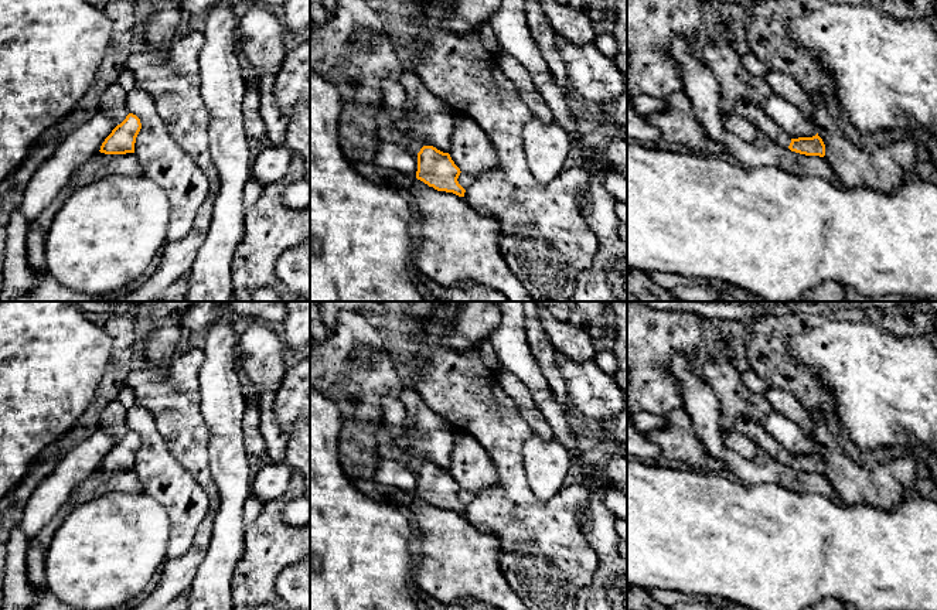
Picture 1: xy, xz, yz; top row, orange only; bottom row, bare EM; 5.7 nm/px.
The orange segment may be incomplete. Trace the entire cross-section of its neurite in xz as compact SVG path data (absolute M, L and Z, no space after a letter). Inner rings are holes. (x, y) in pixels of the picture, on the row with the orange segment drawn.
M423 146L418 153L416 178L437 191L464 197L466 190L457 181L460 173L449 153L433 146Z

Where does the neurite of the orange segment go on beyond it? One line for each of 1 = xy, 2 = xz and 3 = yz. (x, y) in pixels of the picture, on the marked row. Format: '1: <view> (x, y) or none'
1: none
2: none
3: none

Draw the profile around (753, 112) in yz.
M740 99L735 105L733 113L736 113L740 117L747 119L759 130L761 130L767 137L770 137L774 143L788 149L791 139L787 136L787 133L780 126L777 126L767 116L767 113L763 110L763 108L759 103Z

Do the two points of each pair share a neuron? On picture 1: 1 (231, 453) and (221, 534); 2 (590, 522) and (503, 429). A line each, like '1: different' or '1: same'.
1: same
2: different

